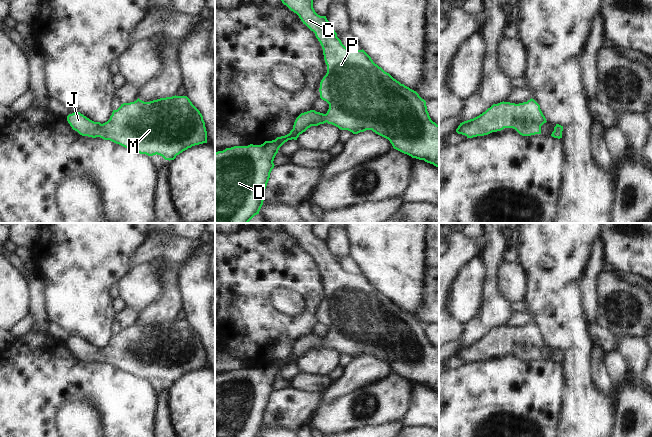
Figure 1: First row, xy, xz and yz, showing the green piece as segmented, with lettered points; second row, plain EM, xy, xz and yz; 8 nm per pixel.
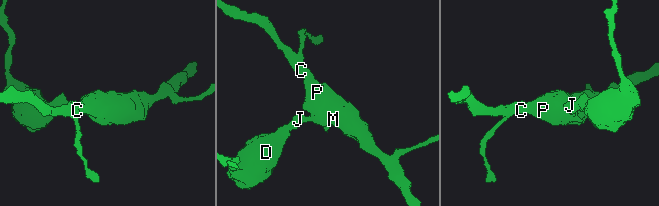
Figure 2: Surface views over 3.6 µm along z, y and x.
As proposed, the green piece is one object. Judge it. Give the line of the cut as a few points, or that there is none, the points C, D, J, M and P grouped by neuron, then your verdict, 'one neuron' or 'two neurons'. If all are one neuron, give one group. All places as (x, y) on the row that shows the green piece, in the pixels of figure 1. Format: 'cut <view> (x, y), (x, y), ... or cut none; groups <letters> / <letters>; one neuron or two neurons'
cut none; groups C D J M P; one neuron

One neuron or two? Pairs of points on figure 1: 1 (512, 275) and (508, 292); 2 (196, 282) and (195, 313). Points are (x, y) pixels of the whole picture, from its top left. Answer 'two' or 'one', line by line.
1: one
2: one

